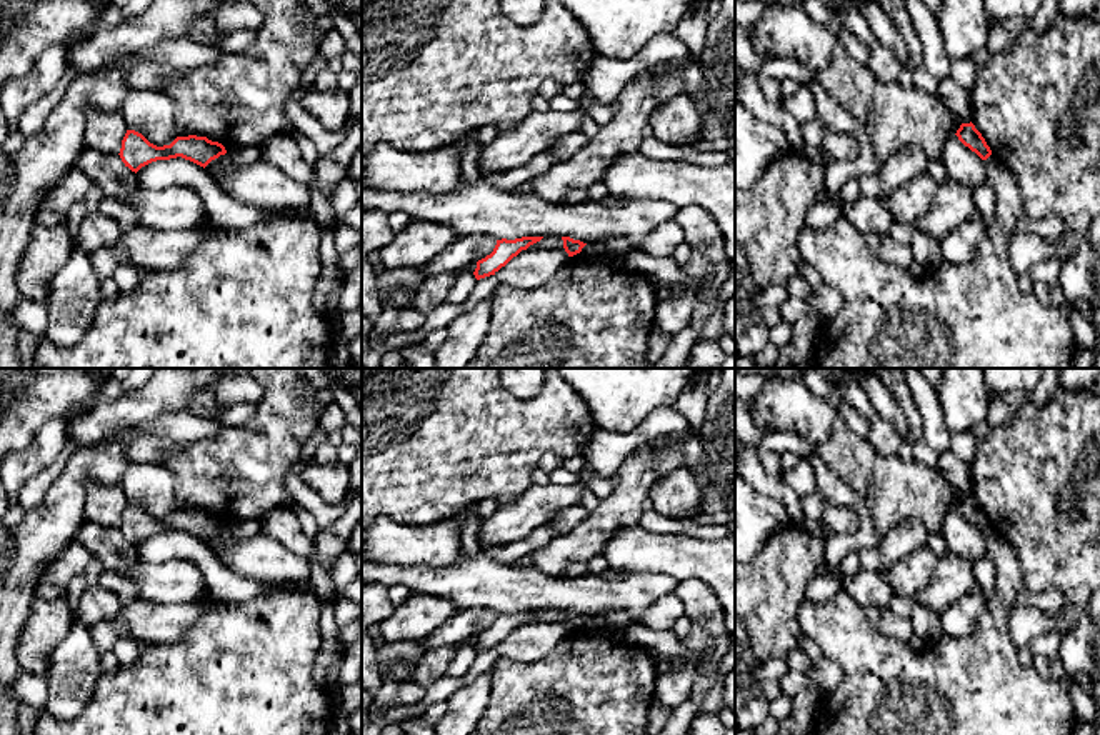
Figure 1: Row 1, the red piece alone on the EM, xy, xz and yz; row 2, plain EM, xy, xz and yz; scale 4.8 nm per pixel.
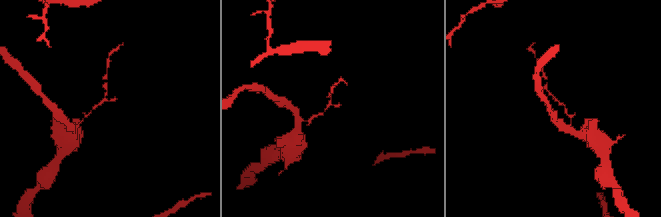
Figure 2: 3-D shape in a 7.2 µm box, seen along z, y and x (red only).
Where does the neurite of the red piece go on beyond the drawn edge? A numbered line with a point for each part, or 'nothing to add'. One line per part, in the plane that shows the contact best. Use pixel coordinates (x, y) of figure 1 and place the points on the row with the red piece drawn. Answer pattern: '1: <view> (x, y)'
nothing to add

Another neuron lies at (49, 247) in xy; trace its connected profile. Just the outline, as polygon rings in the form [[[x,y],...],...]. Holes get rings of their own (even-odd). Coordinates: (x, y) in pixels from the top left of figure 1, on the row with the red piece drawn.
[[[57,223],[53,227],[37,225],[17,273],[20,297],[45,305],[48,285],[72,252],[73,240],[67,223]]]

